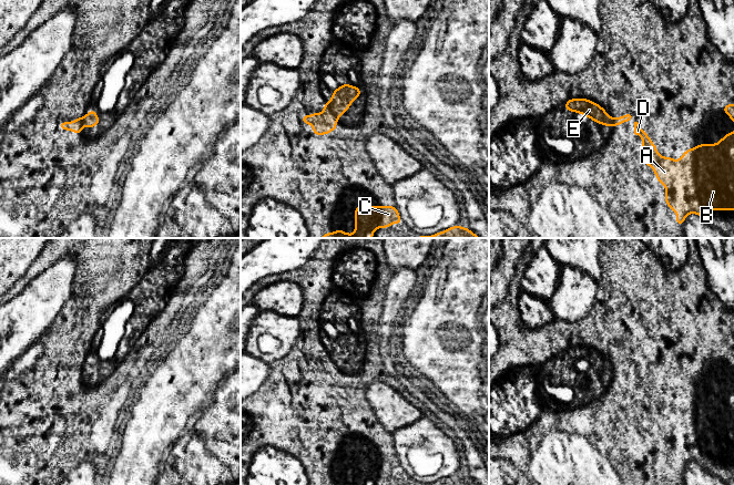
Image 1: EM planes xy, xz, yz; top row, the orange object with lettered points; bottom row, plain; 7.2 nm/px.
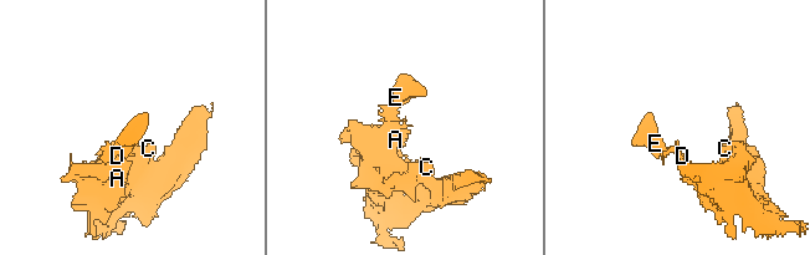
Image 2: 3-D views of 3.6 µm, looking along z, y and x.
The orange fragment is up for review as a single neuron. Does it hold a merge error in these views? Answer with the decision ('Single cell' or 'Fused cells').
Fused cells

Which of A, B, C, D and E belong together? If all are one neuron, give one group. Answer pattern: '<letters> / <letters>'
A B C D / E

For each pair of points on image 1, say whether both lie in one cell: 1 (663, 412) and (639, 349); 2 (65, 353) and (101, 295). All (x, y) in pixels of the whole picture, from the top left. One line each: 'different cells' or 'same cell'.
1: same cell
2: same cell

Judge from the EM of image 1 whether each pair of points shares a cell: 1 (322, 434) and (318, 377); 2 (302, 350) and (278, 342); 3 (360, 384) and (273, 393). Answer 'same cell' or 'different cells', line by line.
1: same cell
2: different cells
3: same cell

